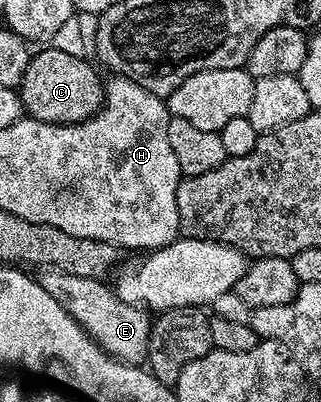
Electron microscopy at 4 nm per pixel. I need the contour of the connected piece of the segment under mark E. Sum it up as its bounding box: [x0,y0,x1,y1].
[38,269,151,366]

